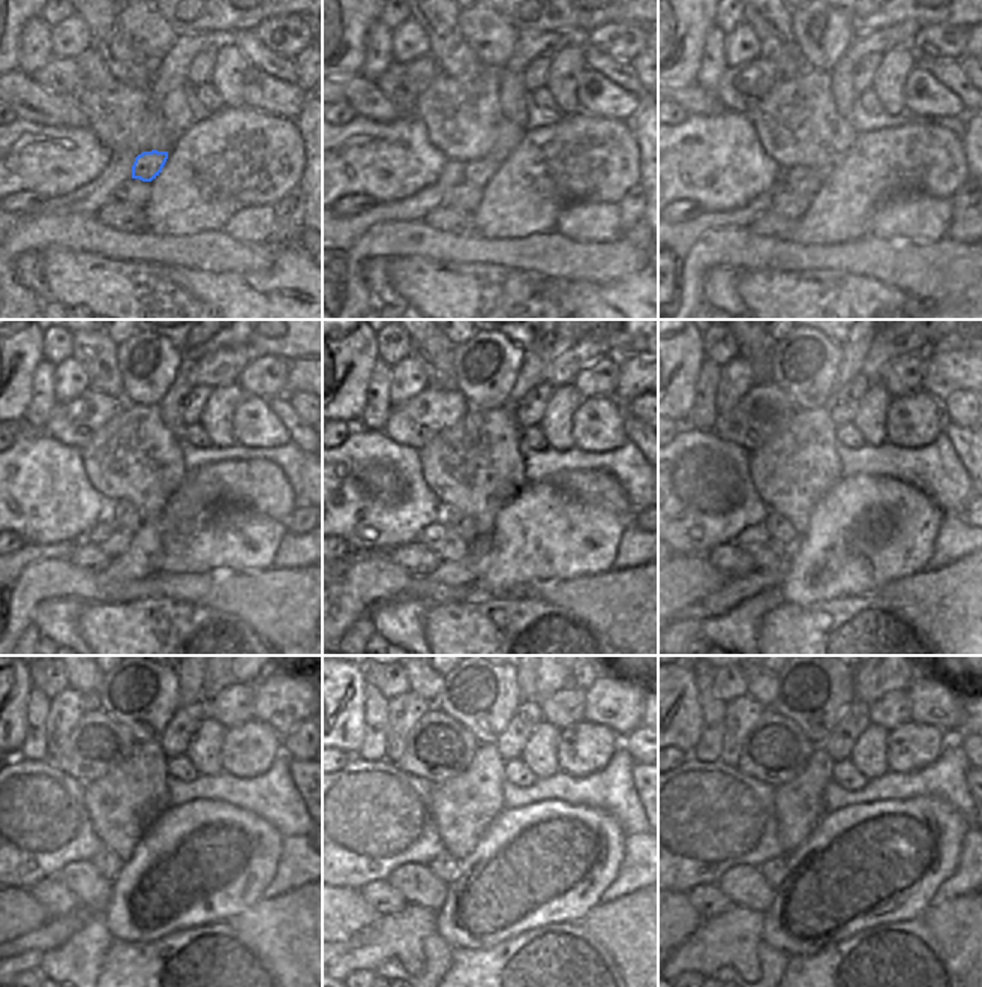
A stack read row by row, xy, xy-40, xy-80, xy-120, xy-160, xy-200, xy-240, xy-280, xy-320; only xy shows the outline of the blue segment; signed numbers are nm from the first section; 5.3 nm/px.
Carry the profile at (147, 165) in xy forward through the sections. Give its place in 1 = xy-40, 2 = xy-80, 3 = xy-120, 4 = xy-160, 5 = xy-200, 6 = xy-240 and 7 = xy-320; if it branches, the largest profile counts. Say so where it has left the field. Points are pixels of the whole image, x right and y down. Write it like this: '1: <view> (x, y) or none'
1: xy-40 (479, 173)
2: xy-80 (804, 179)
3: xy-120 (125, 513)
4: xy-160 (464, 524)
5: xy-200 (780, 527)
6: xy-240 (107, 863)
7: xy-320 (774, 870)

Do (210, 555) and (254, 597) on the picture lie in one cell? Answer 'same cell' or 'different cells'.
different cells

